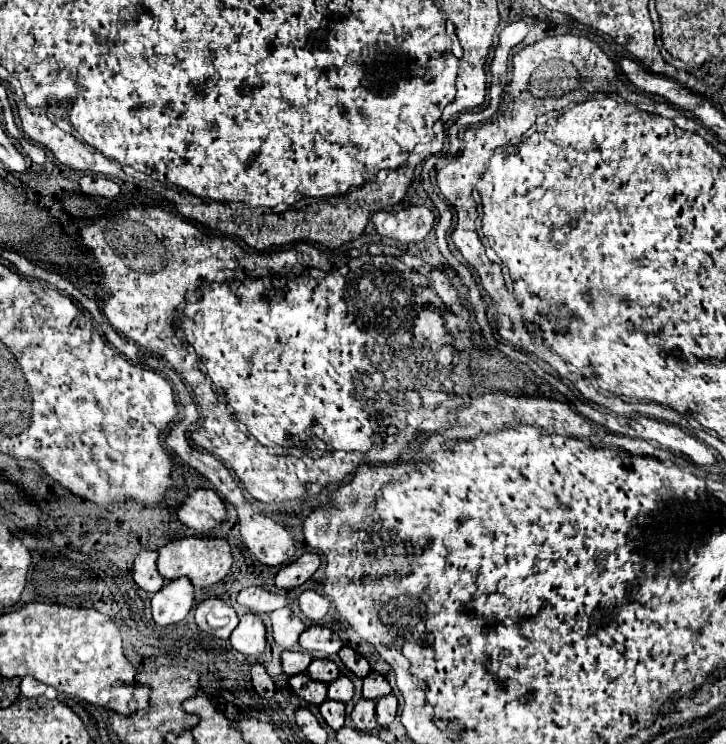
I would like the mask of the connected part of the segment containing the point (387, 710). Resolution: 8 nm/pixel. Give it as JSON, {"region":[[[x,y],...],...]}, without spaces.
{"region":[[[388,694],[380,700],[376,700],[376,718],[380,726],[388,726],[394,718],[396,718],[396,710],[398,710],[398,700],[394,694]]]}

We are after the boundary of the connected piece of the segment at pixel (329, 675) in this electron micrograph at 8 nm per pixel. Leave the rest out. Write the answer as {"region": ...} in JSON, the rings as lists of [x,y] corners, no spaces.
{"region":[[[318,658],[318,660],[312,660],[312,664],[308,666],[308,676],[314,678],[314,680],[330,684],[332,680],[336,680],[340,676],[340,670],[332,660]]]}

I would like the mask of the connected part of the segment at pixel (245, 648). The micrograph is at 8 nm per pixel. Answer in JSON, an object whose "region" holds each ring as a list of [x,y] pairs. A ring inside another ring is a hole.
{"region":[[[248,612],[230,634],[232,646],[242,654],[258,654],[266,648],[266,626],[260,616]]]}

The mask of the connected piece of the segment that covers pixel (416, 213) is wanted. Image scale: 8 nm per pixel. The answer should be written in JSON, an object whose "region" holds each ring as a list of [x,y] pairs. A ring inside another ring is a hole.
{"region":[[[410,206],[398,212],[376,212],[372,222],[378,234],[400,242],[420,242],[434,226],[434,214],[426,206]]]}

